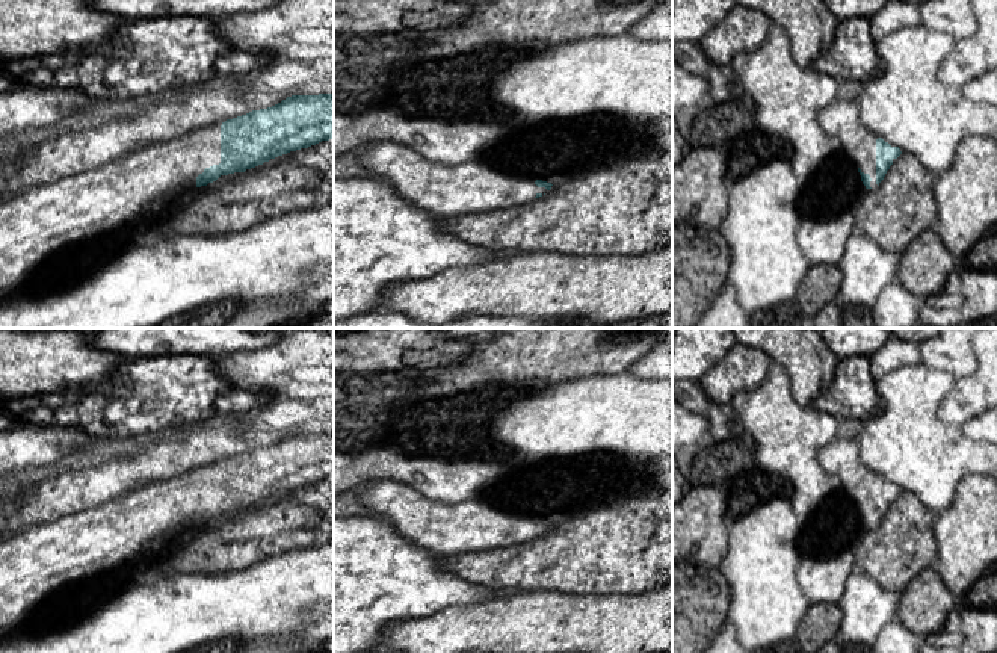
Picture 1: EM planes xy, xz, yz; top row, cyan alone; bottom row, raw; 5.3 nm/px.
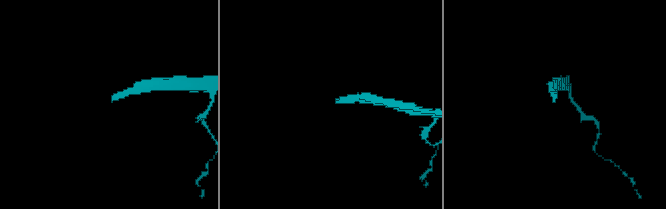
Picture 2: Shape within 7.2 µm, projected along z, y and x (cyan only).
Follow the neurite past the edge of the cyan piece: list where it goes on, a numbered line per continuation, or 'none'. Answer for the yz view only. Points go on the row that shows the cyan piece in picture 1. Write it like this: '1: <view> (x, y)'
1: yz (842, 120)

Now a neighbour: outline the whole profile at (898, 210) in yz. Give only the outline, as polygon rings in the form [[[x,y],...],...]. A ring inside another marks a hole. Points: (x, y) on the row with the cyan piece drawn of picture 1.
[[[902,153],[875,189],[860,200],[857,230],[882,249],[902,255],[924,230],[935,227],[934,175]]]

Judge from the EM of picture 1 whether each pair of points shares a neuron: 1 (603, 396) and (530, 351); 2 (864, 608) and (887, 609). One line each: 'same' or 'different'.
1: different
2: same

